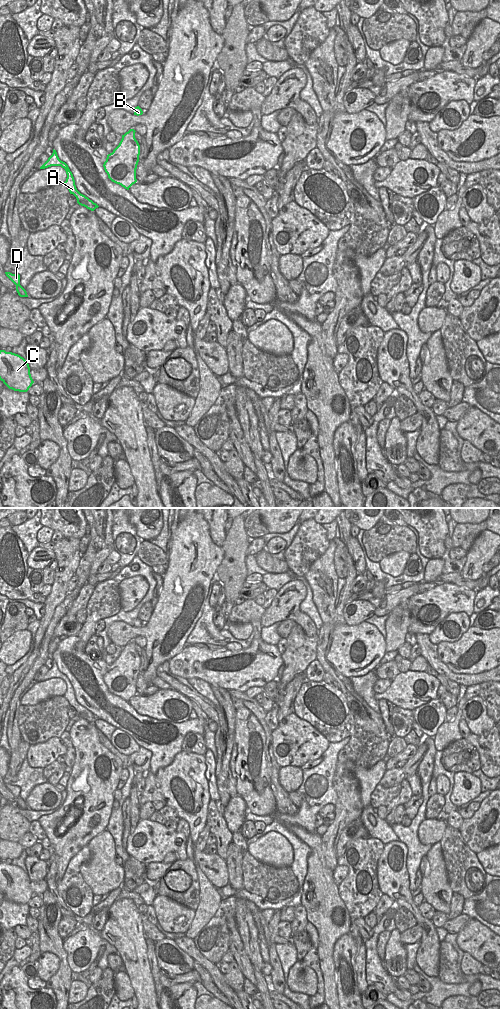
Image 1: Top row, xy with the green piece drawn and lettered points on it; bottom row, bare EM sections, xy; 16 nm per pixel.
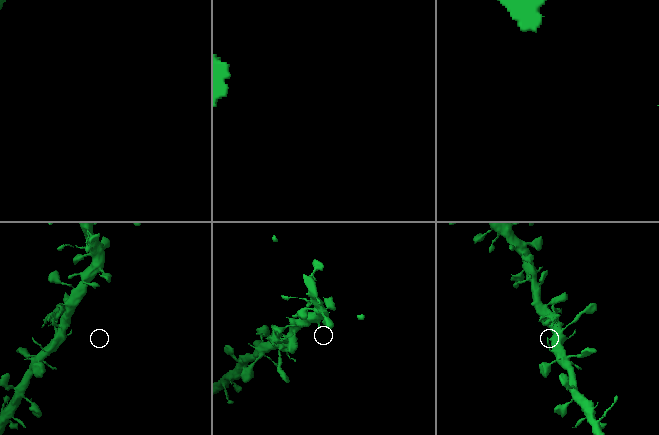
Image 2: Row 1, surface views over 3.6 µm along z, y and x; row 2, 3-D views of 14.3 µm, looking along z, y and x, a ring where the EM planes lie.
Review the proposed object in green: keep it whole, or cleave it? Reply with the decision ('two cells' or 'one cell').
two cells

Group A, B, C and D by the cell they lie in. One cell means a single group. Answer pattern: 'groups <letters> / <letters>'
groups A / B C D

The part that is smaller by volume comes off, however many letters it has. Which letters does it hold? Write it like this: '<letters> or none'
A

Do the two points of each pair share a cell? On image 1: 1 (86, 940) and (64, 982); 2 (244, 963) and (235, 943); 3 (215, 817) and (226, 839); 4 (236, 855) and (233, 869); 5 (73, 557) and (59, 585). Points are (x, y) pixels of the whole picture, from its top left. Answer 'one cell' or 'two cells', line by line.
1: two cells
2: one cell
3: one cell
4: one cell
5: one cell

